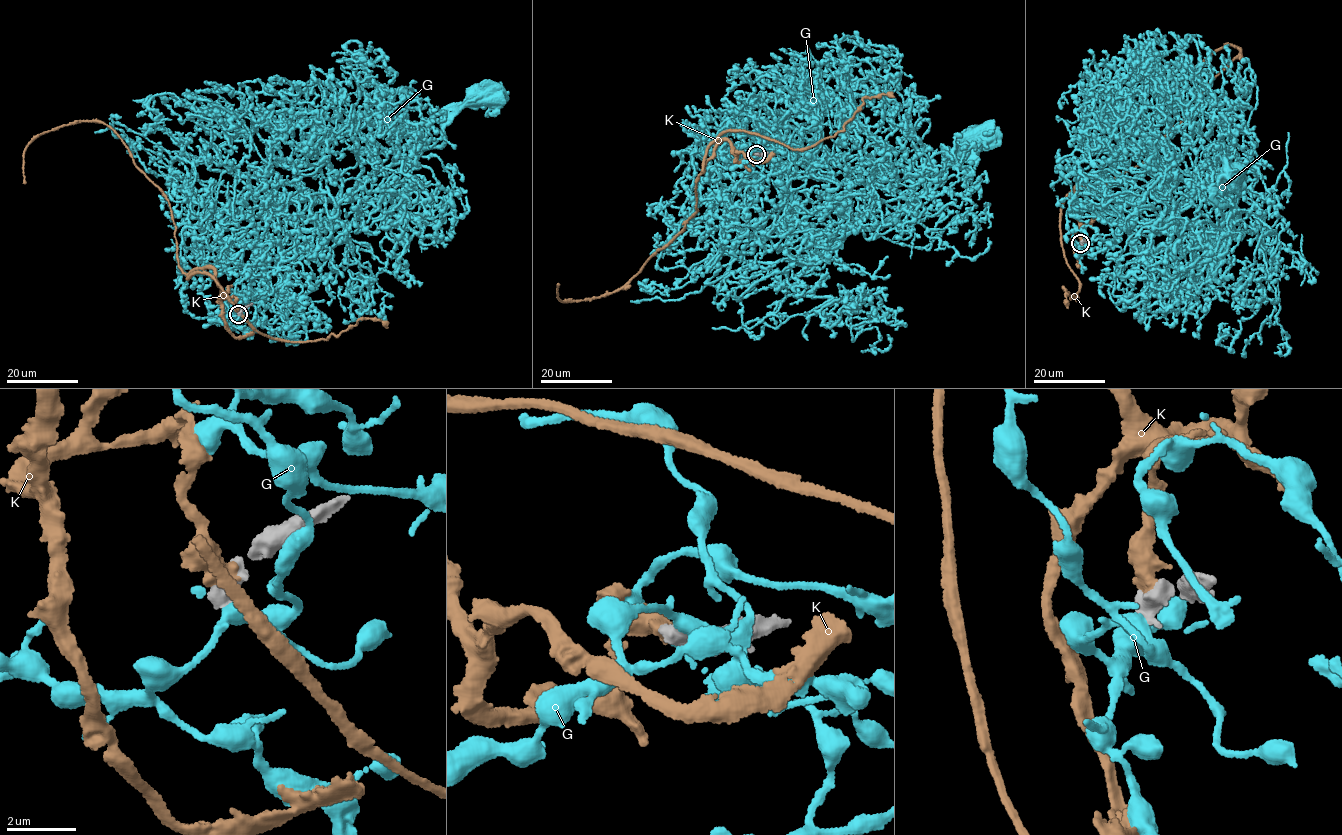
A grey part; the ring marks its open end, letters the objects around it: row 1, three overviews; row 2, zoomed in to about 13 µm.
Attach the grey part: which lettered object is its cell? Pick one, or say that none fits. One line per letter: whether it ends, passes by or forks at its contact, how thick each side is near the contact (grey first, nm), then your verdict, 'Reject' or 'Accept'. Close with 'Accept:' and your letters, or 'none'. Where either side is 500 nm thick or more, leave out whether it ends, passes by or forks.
G: Thickness 550 nm (grey) against 300 nm. Reject
K: Thickness 650 nm (grey) against 550 nm. Reject
Accept: none

